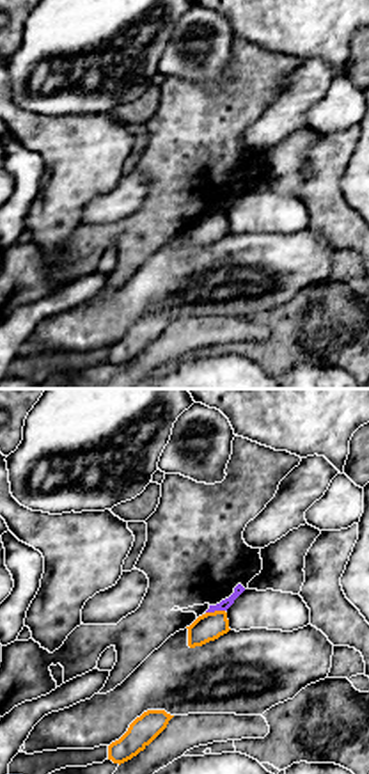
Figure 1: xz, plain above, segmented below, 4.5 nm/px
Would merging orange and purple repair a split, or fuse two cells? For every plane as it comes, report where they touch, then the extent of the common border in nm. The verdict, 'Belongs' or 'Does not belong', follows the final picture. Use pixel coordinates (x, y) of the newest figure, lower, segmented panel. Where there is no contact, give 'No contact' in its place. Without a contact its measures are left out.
Touches orange at (215, 611). Shared border 90 nm

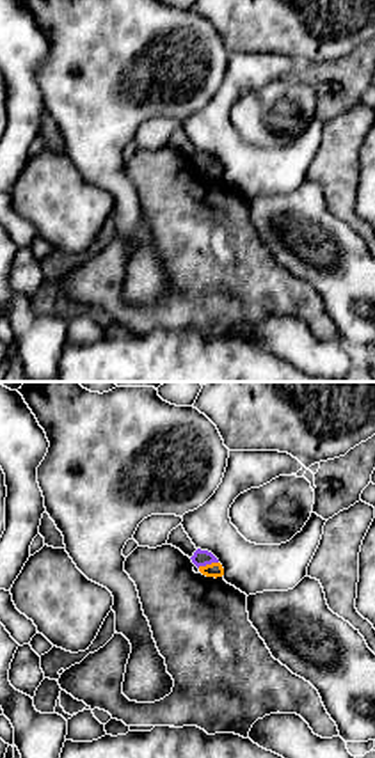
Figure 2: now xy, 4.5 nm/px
Touches orange at (207, 565). Shared border 100 nm

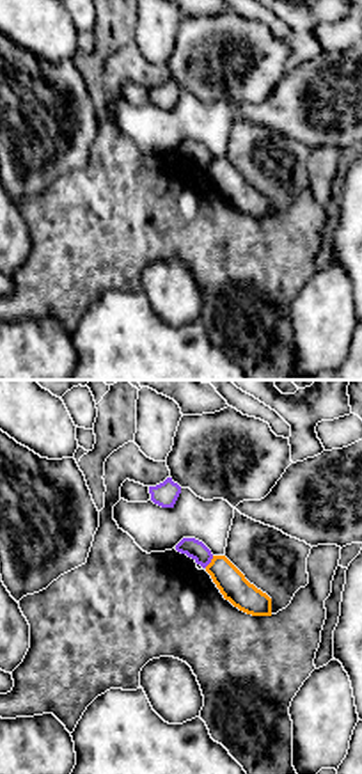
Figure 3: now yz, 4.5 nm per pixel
Touches orange at (212, 561). Shared border 70 nm

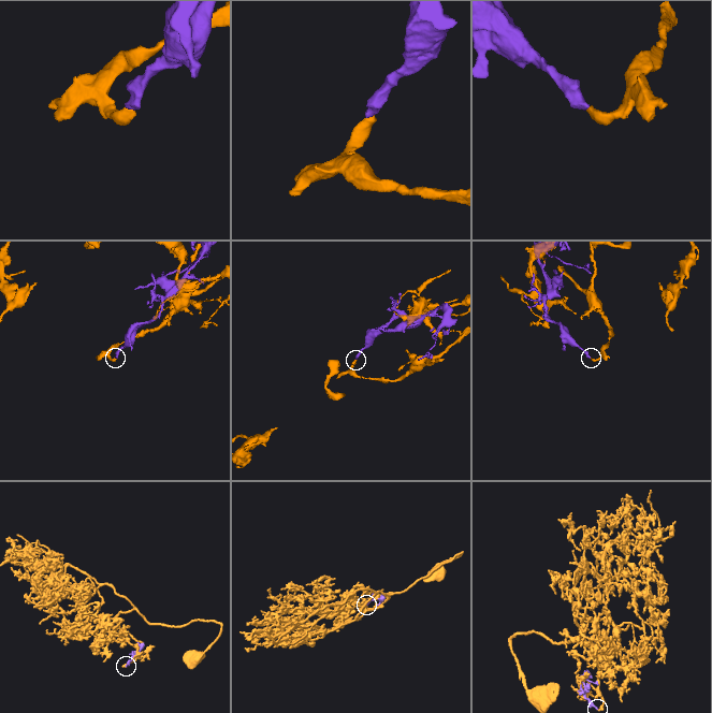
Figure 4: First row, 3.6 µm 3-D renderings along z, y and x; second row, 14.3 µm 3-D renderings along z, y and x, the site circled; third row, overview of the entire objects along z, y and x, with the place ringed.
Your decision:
Does not belong

